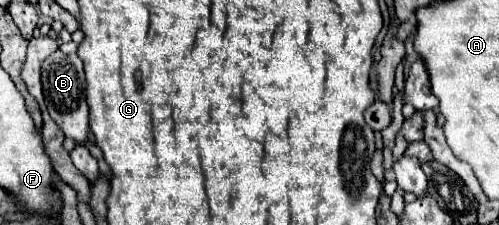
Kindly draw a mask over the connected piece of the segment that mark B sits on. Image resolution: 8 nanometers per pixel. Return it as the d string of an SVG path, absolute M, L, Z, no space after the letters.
M57 49L41 65L41 83L43 83L43 95L47 101L51 119L63 129L65 137L71 137L77 143L83 143L87 139L87 131L89 131L89 105L85 101L83 63L77 59L75 53L65 55Z

